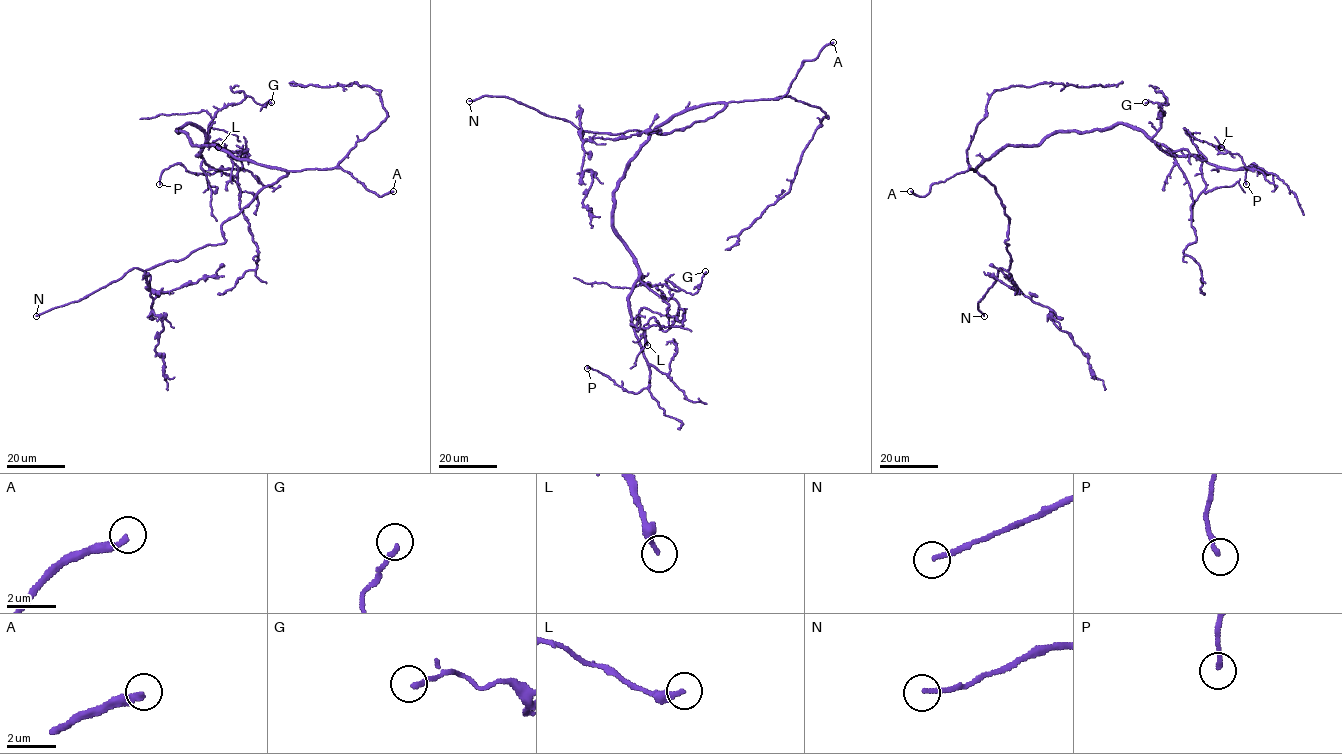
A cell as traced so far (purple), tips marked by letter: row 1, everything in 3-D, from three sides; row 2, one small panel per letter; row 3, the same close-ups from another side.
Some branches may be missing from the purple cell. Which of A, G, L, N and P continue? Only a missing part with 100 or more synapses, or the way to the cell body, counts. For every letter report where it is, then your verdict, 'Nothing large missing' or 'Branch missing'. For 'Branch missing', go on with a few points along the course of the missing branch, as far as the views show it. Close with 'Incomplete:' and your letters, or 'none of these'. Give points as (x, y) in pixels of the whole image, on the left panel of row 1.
A: Place: (393, 191). Branch missing
G: Place: (271, 102). Nothing large missing
L: Place: (218, 147). Nothing large missing
N: Place: (36, 316). Branch missing
P: Place: (159, 184). Nothing large missing
Incomplete: A, N

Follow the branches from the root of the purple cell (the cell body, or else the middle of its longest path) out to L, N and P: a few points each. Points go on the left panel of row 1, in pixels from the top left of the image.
L: (236, 158), (193, 146), (178, 129), (193, 124), (208, 143), (248, 150), (237, 160), (220, 139), (218, 147)
N: (236, 158), (287, 174), (222, 224), (224, 243), (145, 270), (131, 268), (77, 301), (36, 316)
P: (236, 158), (193, 146), (177, 132), (186, 124), (204, 133), (197, 155), (222, 167), (174, 164), (159, 184)

